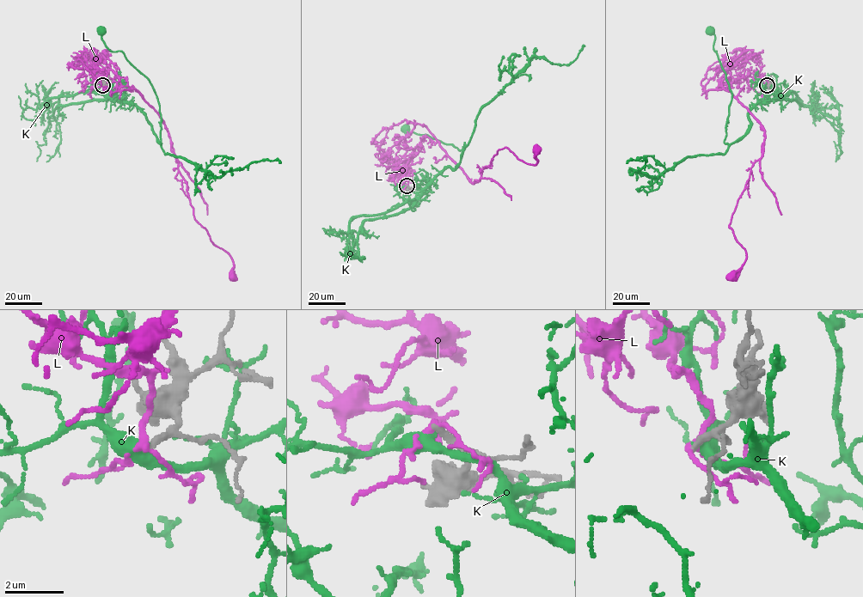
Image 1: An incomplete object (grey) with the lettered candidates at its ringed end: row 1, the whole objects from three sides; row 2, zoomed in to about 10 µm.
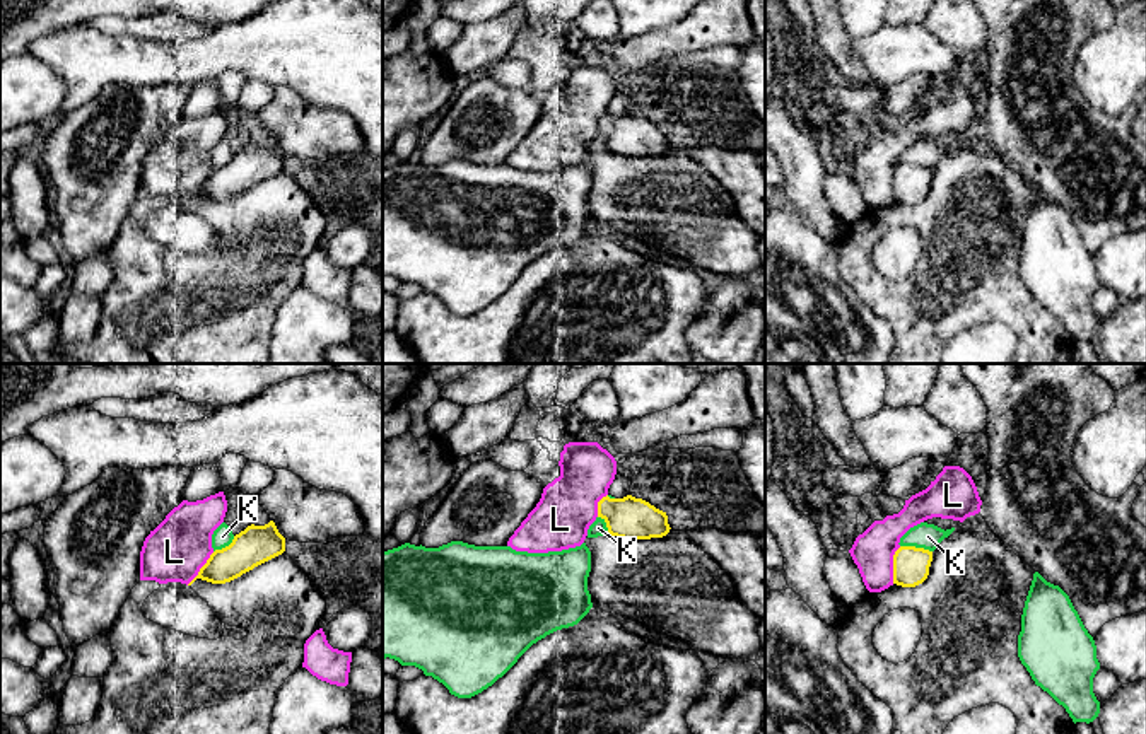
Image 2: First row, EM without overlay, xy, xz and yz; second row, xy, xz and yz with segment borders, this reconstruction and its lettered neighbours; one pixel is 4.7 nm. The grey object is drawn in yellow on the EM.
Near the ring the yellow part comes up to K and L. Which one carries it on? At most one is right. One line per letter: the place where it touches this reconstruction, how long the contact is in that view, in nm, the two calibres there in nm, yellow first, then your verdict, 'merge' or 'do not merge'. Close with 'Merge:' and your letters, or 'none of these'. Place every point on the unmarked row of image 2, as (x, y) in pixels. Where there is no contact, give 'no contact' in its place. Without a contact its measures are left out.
K: yz (914, 164) | 160 nm | 180/120 nm | do not merge
L: yz (894, 183) | 180 nm | 180/200 nm | do not merge
Merge: none of these

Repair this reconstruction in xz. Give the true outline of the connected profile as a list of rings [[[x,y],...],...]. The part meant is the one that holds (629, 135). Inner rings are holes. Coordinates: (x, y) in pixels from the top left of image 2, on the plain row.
[[[627,113],[598,119],[598,135],[606,140],[608,150],[623,157],[663,155],[669,150],[666,130],[642,116]]]

